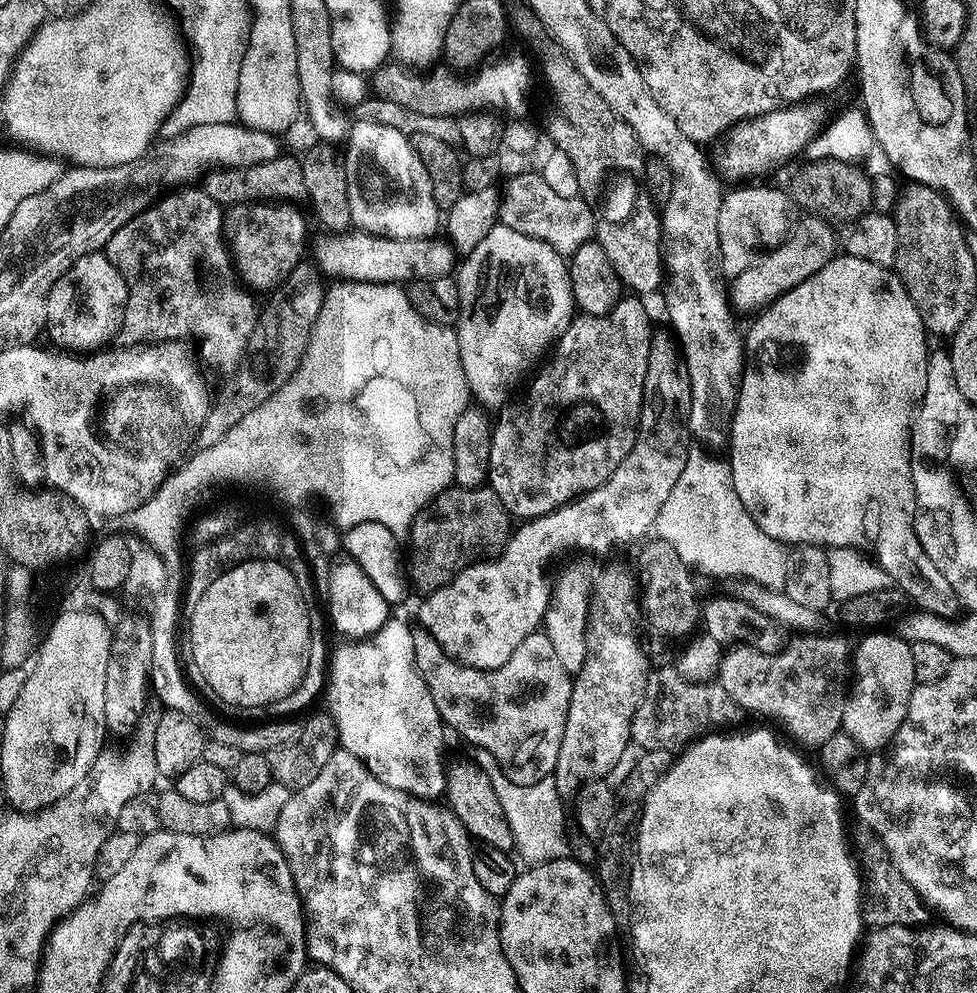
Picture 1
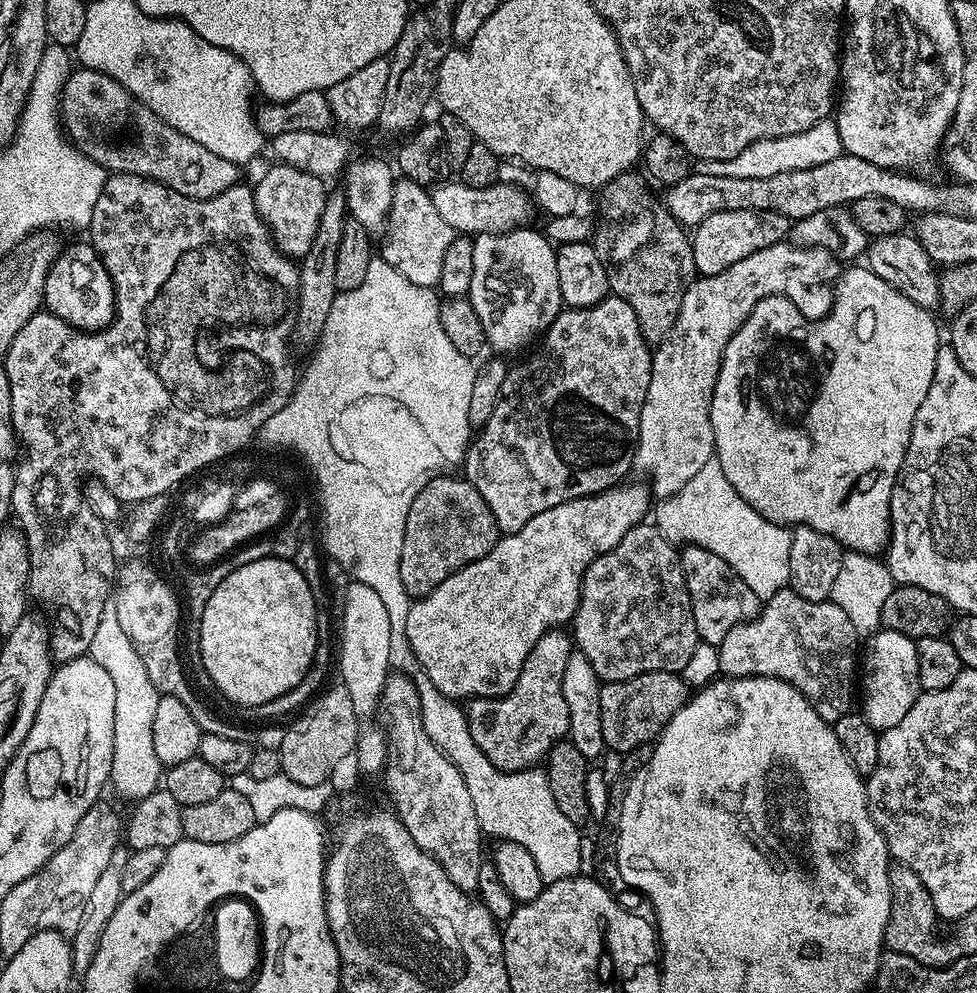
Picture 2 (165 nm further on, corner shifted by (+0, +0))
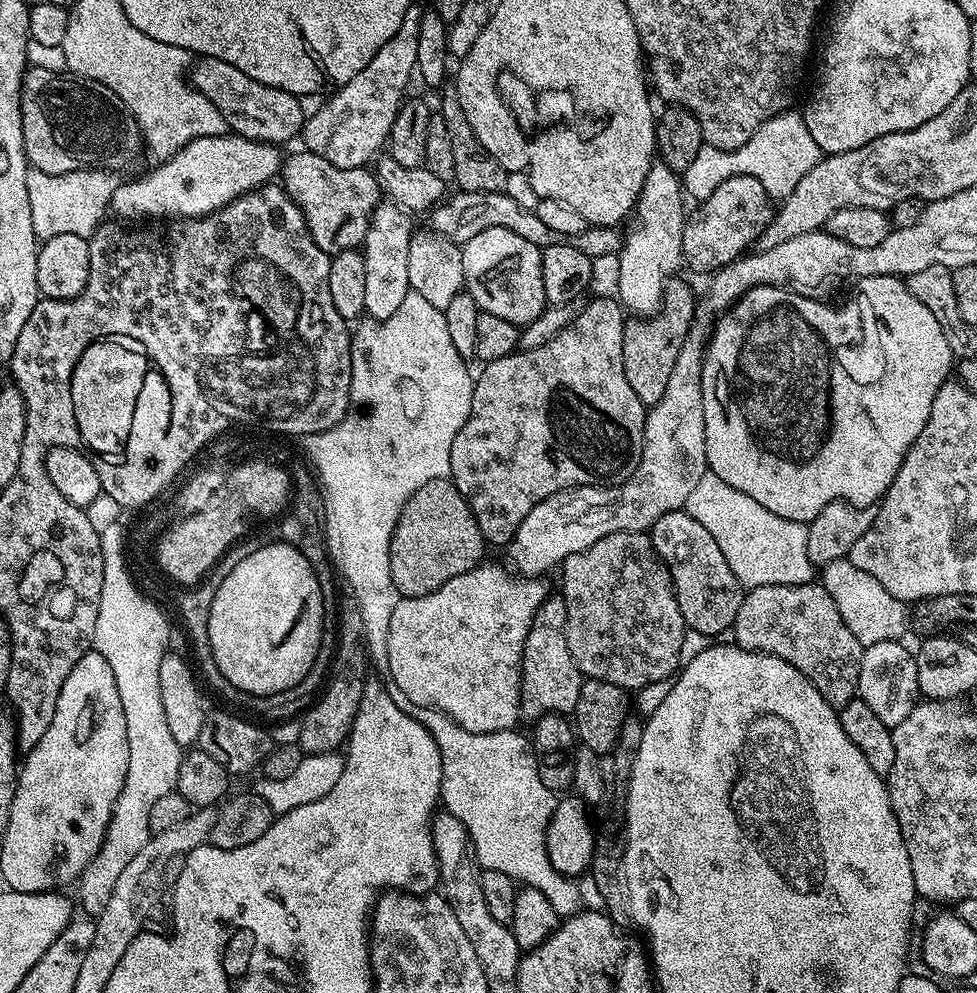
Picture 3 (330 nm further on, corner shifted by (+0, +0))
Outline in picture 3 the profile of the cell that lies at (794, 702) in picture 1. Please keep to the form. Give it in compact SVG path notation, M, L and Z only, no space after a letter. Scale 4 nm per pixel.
M820 582L811 584L775 584L774 586L758 586L749 588L743 593L736 623L730 629L735 643L751 652L765 652L771 656L782 658L790 662L810 682L814 682L816 689L826 698L826 702L839 710L848 705L858 696L858 674L865 647L858 642L858 638L850 632L842 615L835 608L834 599L824 589Z

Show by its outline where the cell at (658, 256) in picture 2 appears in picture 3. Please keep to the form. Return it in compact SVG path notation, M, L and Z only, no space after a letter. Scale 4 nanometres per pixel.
M672 278L664 285L664 303L659 314L651 318L632 318L625 323L622 370L626 370L634 394L638 394L645 406L656 404L665 393L666 382L670 382L670 373L674 370L674 358L678 358L678 350L682 350L682 342L696 316L697 303L697 297L692 297L691 290L680 278Z

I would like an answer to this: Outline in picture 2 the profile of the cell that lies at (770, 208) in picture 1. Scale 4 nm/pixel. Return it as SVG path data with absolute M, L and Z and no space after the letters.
M722 210L718 214L710 214L710 218L696 225L690 236L694 266L700 276L722 274L726 266L734 266L734 262L742 262L742 258L750 258L750 254L766 250L766 246L781 243L789 232L790 221L782 214L762 210Z

